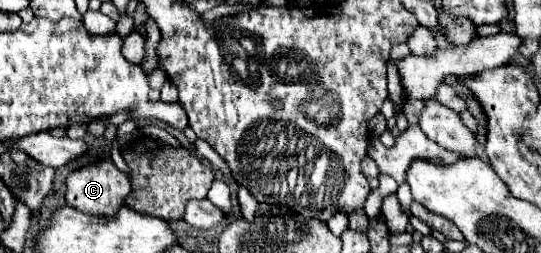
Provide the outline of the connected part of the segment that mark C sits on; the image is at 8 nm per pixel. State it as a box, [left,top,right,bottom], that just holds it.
[66,157,130,217]

